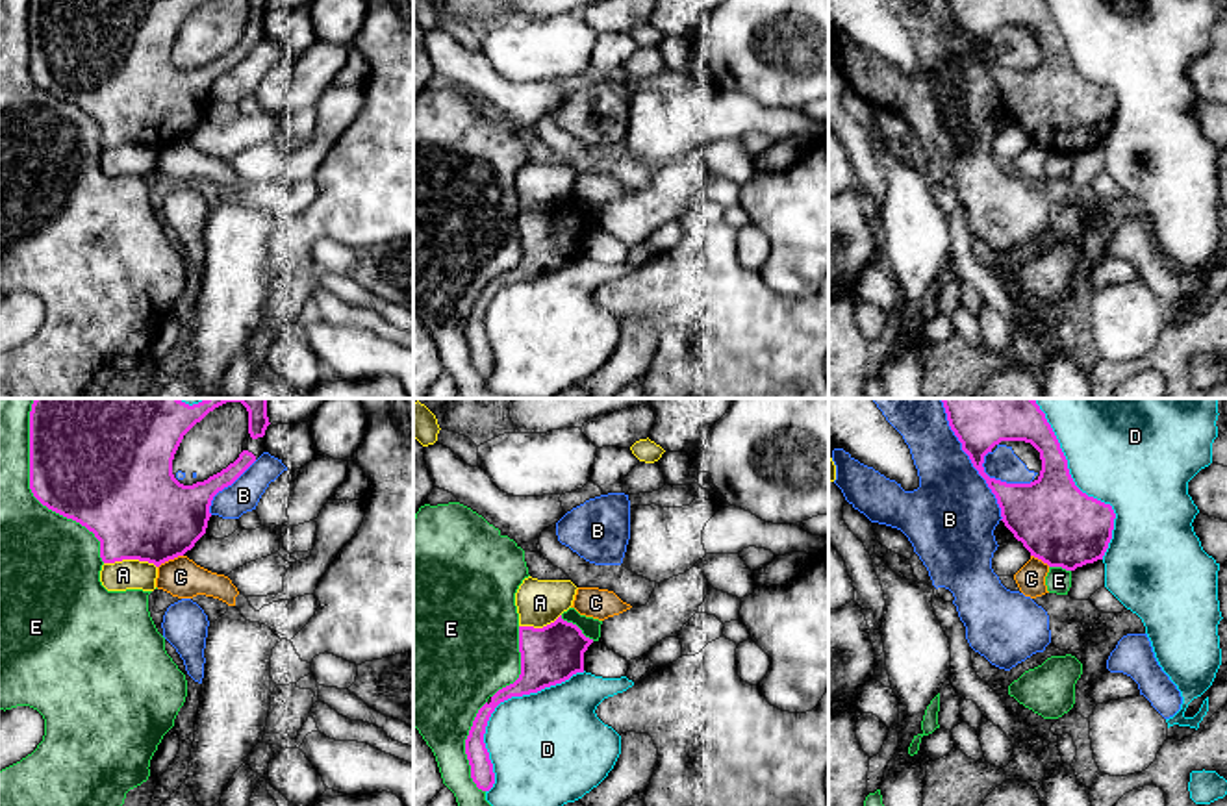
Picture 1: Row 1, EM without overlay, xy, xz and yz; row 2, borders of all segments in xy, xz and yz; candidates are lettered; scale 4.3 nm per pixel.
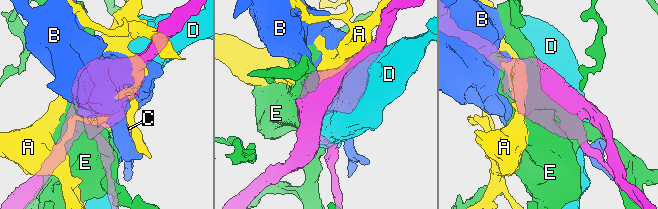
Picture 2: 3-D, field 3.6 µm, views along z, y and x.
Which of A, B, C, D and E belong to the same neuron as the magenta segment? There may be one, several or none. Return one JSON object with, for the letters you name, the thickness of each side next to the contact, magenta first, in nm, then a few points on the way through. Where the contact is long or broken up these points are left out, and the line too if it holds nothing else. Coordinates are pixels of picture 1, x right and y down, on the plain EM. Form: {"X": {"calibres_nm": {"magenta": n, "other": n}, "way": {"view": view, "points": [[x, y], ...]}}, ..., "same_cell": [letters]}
{"same_cell": []}

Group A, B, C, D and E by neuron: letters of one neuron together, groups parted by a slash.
A / B / C / D / E

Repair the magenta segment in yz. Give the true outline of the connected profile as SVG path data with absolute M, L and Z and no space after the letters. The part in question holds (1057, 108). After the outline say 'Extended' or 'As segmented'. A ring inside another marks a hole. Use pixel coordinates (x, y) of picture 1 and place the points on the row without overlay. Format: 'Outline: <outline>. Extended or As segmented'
Outline: M947 0L973 52L986 65L1001 93L1001 106L1018 126L1049 152L1075 156L1103 145L1112 124L1116 98L1110 89L1082 78L1068 54L1068 44L1045 0ZM1001 26L1031 28L1042 44L1040 61L1031 69L1006 69L984 57L984 41Z. As segmented

